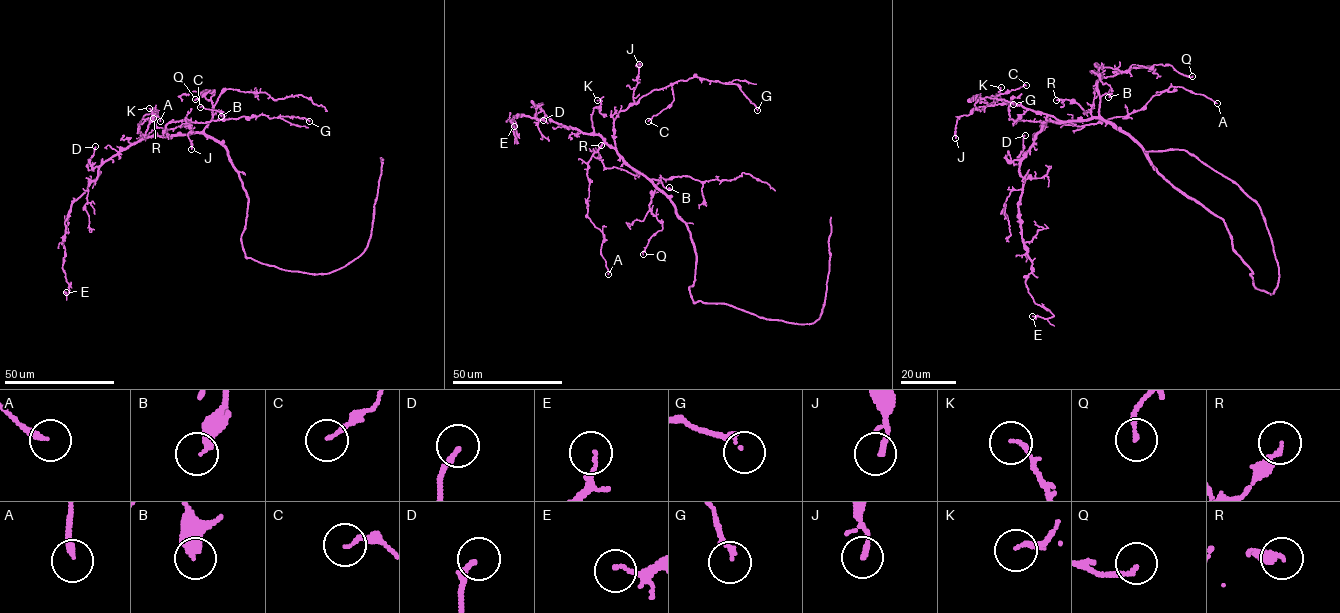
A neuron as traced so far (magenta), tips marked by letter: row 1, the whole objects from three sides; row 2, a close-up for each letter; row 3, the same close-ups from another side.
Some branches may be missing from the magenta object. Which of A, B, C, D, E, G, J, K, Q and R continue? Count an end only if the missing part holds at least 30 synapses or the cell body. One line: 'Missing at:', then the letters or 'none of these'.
Missing at: none of these

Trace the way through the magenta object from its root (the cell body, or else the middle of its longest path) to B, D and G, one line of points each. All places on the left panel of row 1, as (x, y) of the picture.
B: (243, 185), (227, 150), (204, 131), (218, 110), (221, 116)
D: (243, 185), (227, 150), (202, 133), (143, 137), (89, 170), (88, 161), (95, 146)
G: (243, 185), (223, 146), (202, 133), (169, 135), (165, 125), (185, 120), (205, 123), (260, 114), (309, 121)

